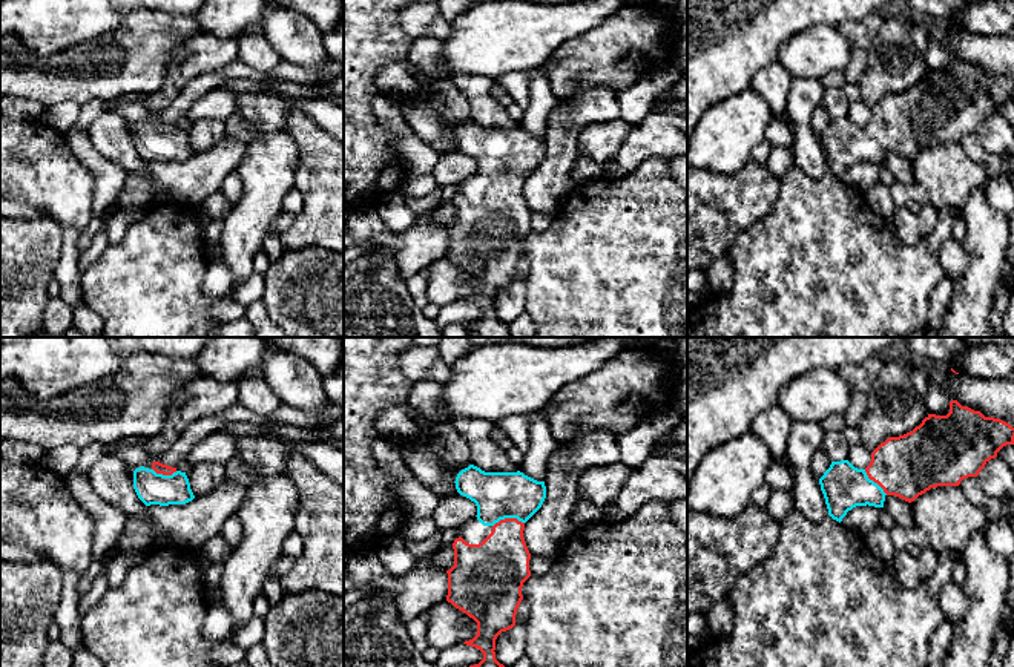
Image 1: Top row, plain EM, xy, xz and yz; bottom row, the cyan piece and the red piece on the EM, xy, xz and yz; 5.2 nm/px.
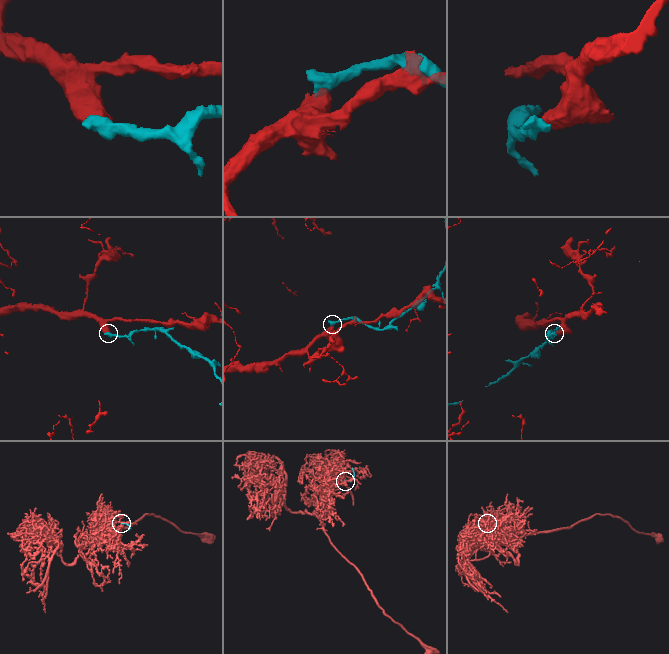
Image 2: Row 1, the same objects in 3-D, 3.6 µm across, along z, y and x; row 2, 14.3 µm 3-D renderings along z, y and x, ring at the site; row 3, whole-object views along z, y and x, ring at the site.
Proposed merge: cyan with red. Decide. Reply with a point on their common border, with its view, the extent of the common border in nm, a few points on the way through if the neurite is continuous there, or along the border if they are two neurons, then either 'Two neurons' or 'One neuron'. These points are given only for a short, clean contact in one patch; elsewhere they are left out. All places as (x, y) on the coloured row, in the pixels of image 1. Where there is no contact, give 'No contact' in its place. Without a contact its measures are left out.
Touches cyan at xz (508, 517). Shared border 170 nm. Path across: xz (497, 496), (506, 505), (508, 517), (500, 563). One neuron

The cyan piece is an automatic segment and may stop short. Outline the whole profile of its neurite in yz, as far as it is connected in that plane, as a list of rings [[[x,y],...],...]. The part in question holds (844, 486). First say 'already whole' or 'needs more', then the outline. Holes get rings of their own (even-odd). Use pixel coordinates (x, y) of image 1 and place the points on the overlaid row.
needs more | [[[951,400],[947,416],[928,414],[913,431],[881,443],[865,469],[831,462],[819,478],[828,515],[841,523],[856,506],[884,508],[887,495],[911,503],[931,488],[959,486],[1006,445],[1014,445],[1009,423]]]

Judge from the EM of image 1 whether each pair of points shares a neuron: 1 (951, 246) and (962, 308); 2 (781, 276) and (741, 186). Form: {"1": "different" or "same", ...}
{"1": "different", "2": "different"}

